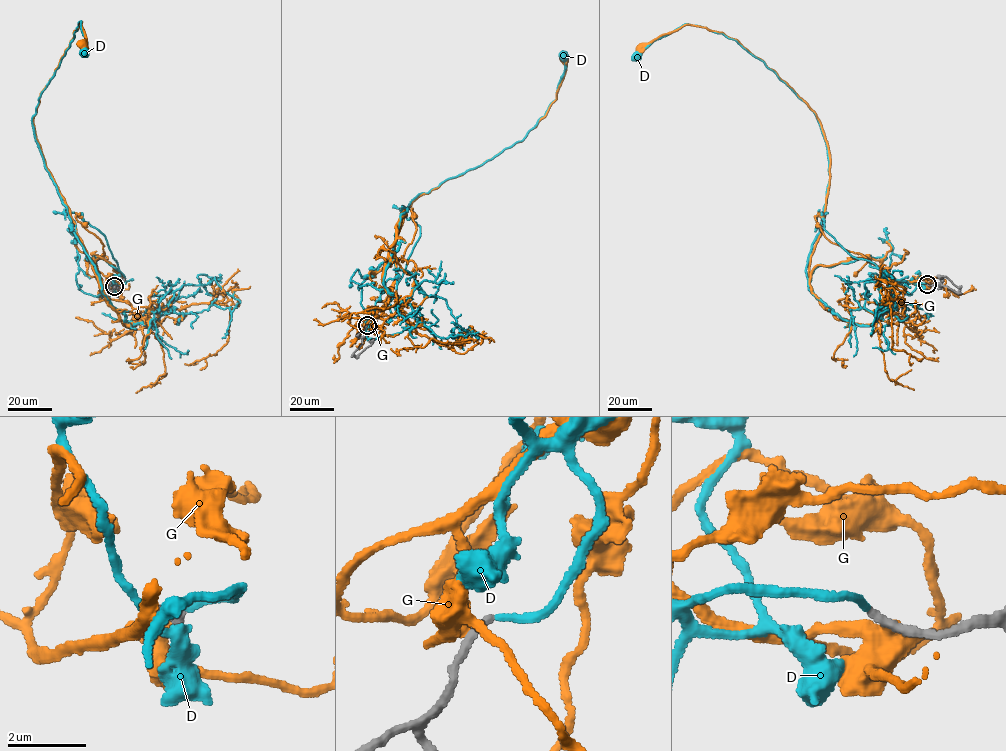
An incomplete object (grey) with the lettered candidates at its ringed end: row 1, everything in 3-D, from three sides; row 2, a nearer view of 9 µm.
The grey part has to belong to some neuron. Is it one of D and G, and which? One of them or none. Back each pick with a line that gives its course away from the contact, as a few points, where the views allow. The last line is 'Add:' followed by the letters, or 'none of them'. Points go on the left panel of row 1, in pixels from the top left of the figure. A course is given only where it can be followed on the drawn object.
D: via (114, 287), (124, 277), (105, 236), (75, 213), (67, 214), (33, 130), (38, 100), (79, 21), (84, 53)
Add: D

